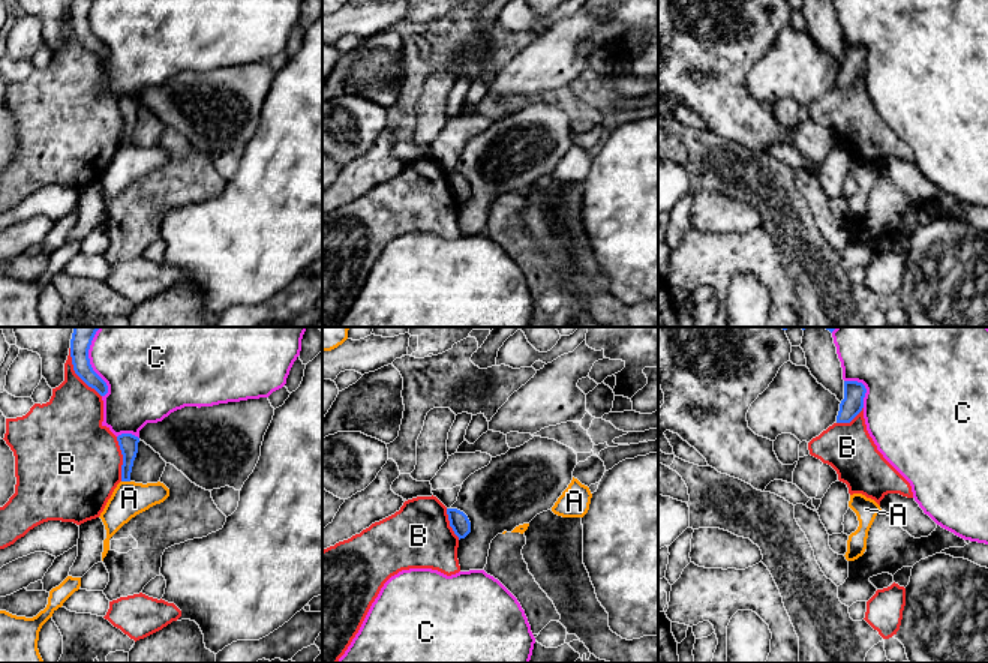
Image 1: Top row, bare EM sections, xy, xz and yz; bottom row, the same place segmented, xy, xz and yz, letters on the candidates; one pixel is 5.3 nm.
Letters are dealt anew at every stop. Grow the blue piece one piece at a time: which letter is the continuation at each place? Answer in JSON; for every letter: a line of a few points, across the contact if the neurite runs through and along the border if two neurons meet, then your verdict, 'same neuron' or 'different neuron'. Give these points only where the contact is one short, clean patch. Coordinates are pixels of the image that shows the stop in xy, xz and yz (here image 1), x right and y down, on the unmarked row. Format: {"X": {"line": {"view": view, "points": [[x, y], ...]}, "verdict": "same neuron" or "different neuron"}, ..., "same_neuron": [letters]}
{"A": {"line": {"view": "xy", "points": [[122, 144], [129, 146]]}, "verdict": "different neuron"}, "B": {"verdict": "different neuron"}, "C": {"verdict": "different neuron"}, "same_neuron": []}

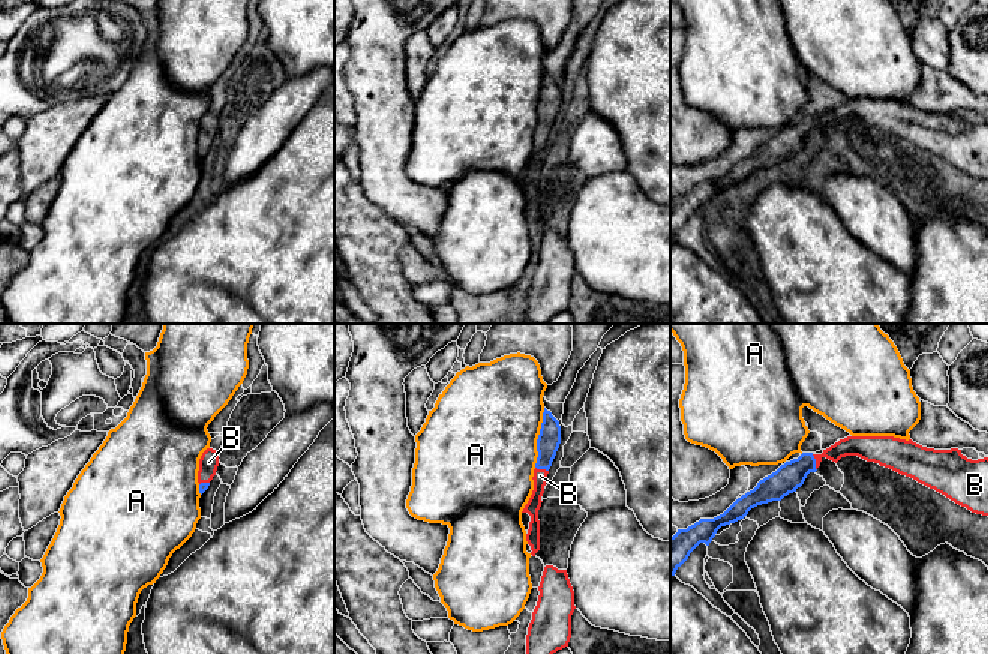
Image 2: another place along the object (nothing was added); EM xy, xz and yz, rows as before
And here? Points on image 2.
{"A": {"verdict": "different neuron"}, "B": {"line": {"view": "yz", "points": [[790, 140], [807, 126], [814, 126], [822, 119], [852, 110]]}, "verdict": "same neuron"}, "same_neuron": ["B"]}

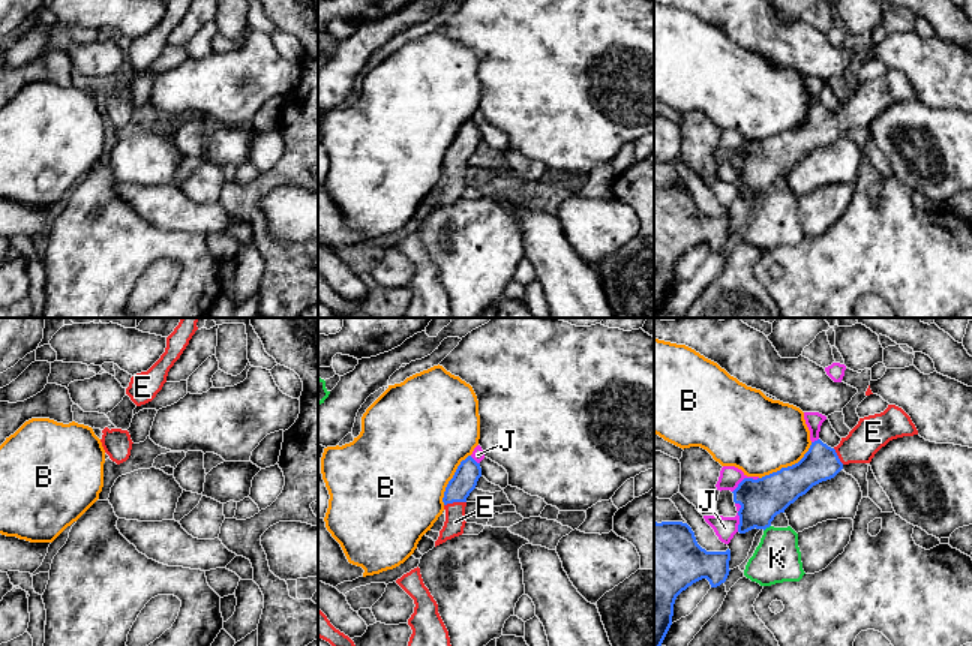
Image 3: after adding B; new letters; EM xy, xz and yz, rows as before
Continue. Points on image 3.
{"B": {"verdict": "different neuron"}, "E": {"line": {"view": "xz", "points": [[464, 146], [455, 165], [455, 186]]}, "verdict": "same neuron"}, "J": {"verdict": "different neuron"}, "K": {"verdict": "different neuron"}, "same_neuron": ["E"]}

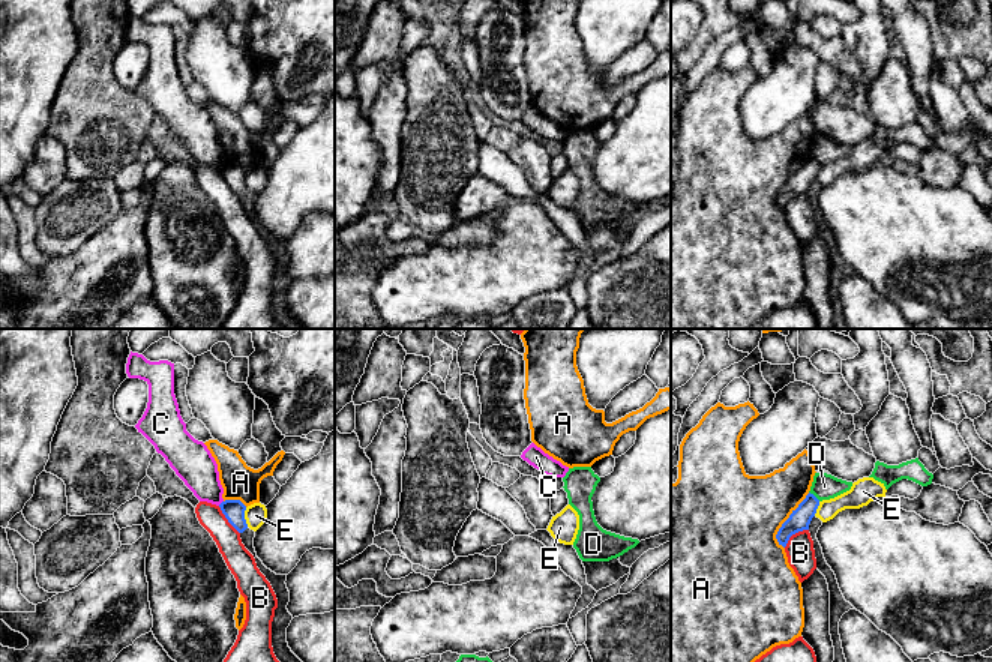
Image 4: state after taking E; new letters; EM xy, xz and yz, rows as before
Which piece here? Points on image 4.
{"A": {"verdict": "different neuron"}, "B": {"verdict": "different neuron"}, "C": {"line": {"view": "xy", "points": [[222, 164], [218, 168]]}, "verdict": "different neuron"}, "D": {"verdict": "different neuron"}, "E": {"verdict": "different neuron"}, "same_neuron": []}

